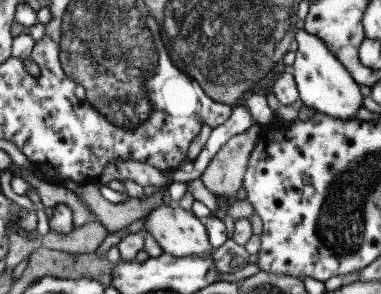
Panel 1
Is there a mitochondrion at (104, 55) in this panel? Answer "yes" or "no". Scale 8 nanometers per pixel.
yes

